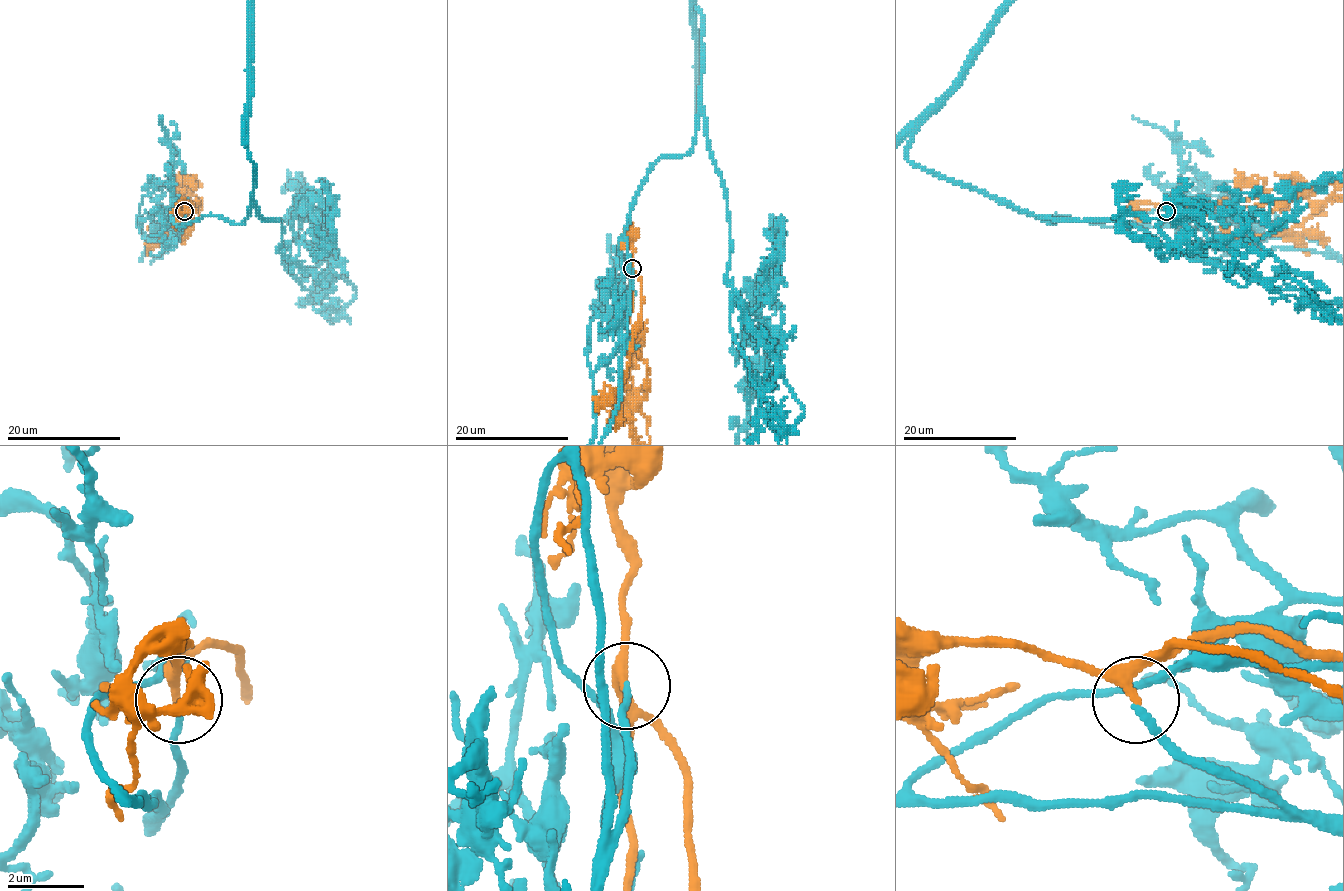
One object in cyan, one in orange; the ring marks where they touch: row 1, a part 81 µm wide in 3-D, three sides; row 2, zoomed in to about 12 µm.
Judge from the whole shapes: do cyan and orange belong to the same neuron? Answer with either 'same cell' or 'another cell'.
same cell

